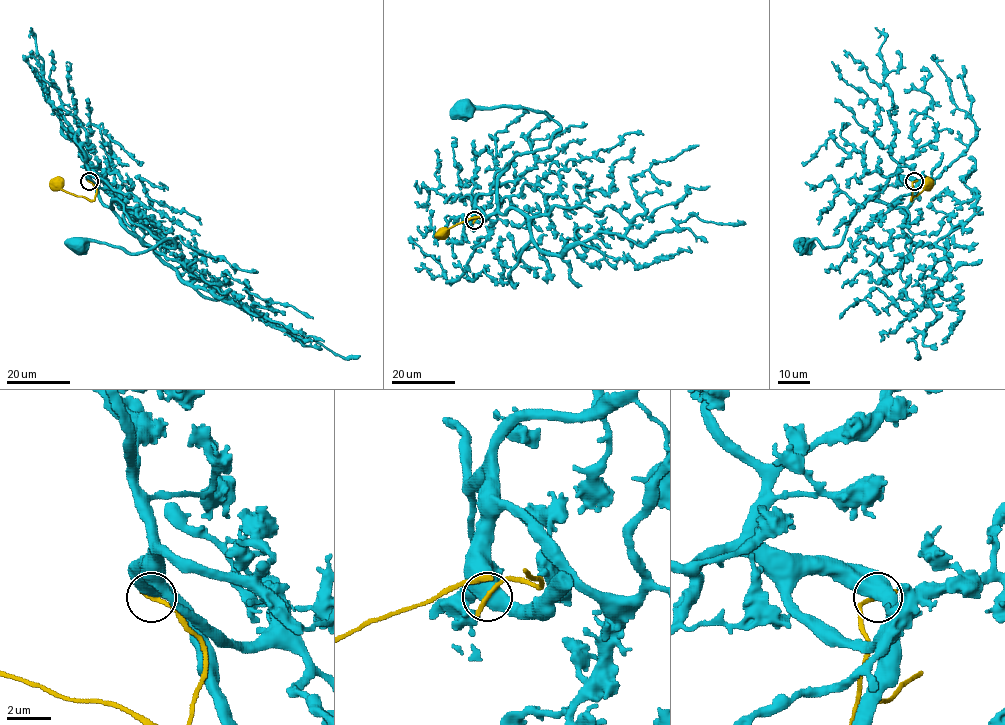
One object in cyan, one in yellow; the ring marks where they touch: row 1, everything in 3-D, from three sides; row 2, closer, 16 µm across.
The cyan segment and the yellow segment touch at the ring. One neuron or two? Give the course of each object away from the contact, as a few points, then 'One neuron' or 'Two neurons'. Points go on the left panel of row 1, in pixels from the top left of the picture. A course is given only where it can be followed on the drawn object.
Course of cyan: (89, 181), (108, 207), (116, 200), (134, 223), (174, 247), (170, 239), (127, 253), (94, 241), (80, 245). Course of yellow: (89, 181), (96, 188), (93, 200), (67, 193), (56, 185). Two neurons

